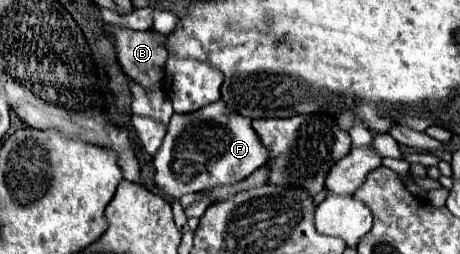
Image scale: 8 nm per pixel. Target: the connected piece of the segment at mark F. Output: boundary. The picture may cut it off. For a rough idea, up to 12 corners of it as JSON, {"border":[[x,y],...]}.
{"border":[[224,102],[174,114],[154,156],[164,194],[238,184],[270,150]]}

